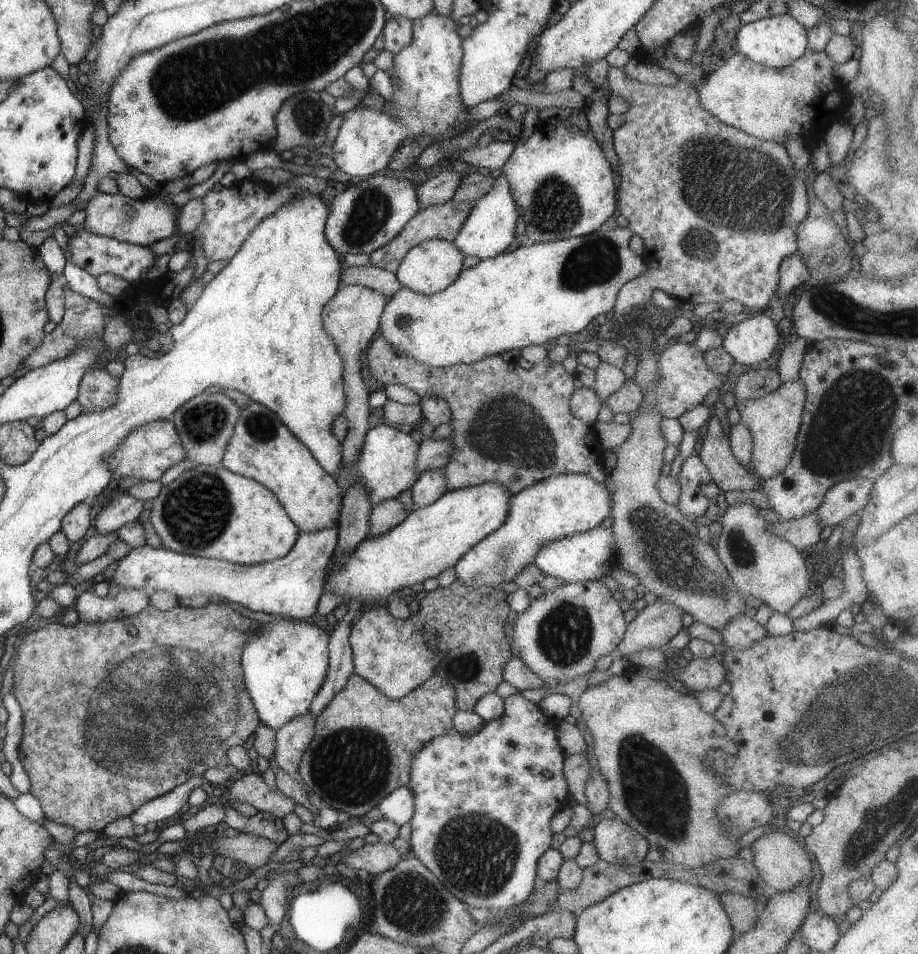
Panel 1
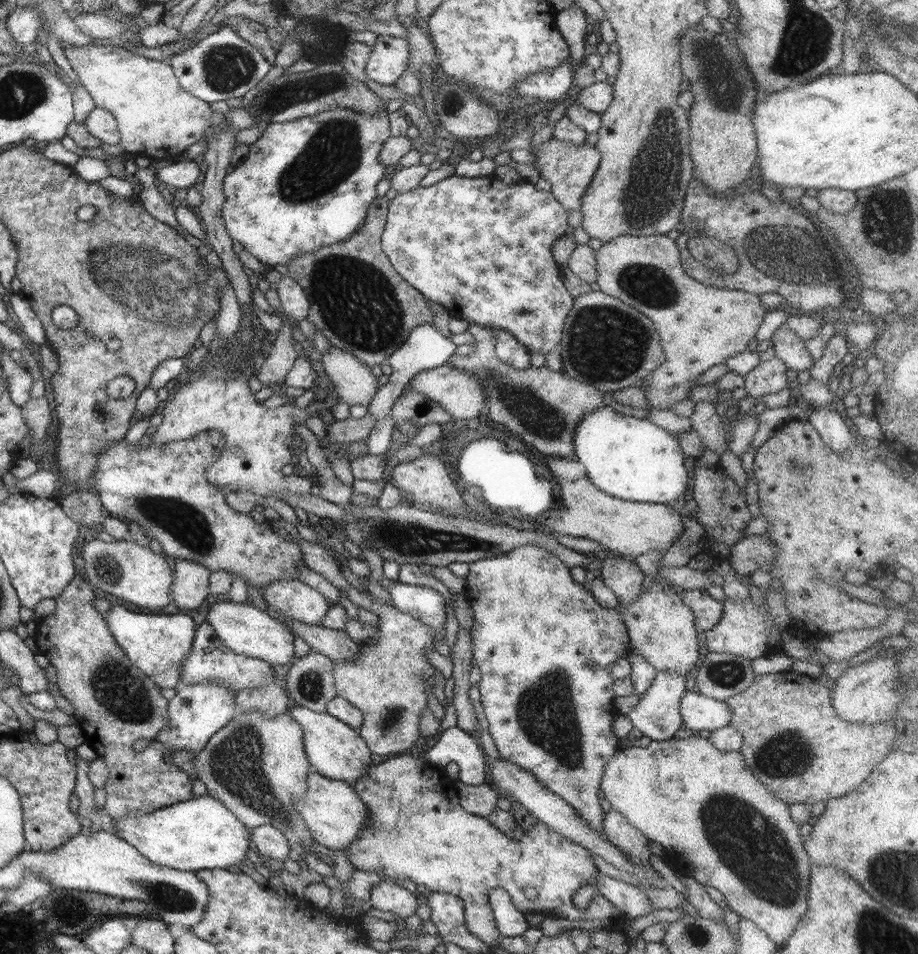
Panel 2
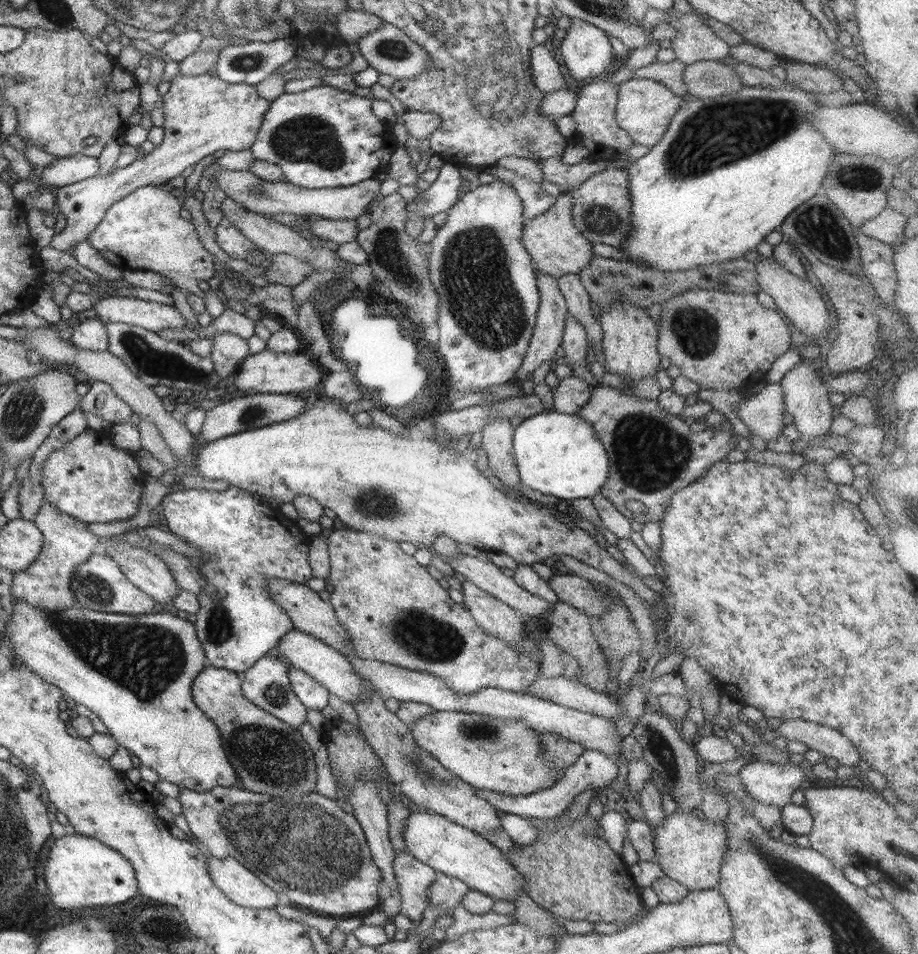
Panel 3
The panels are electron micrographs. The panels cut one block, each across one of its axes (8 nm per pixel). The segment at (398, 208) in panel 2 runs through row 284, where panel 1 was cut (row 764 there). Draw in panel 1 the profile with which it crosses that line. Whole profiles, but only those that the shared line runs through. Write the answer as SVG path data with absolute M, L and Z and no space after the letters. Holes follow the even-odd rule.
M520 692L509 696L505 700L504 714L497 719L489 720L480 729L480 732L472 736L461 735L456 729L446 732L442 737L435 737L425 744L412 757L411 779L408 786L413 790L415 800L415 811L411 818L412 832L409 840L412 855L418 857L420 862L438 877L438 880L463 903L473 908L488 908L488 910L507 911L516 907L533 893L538 882L537 866L540 857L552 844L554 832L551 829L551 818L556 811L570 804L569 786L563 771L566 754L560 746L557 737L558 721L549 717L534 702L527 700ZM544 770L548 770L552 776L546 778Z

